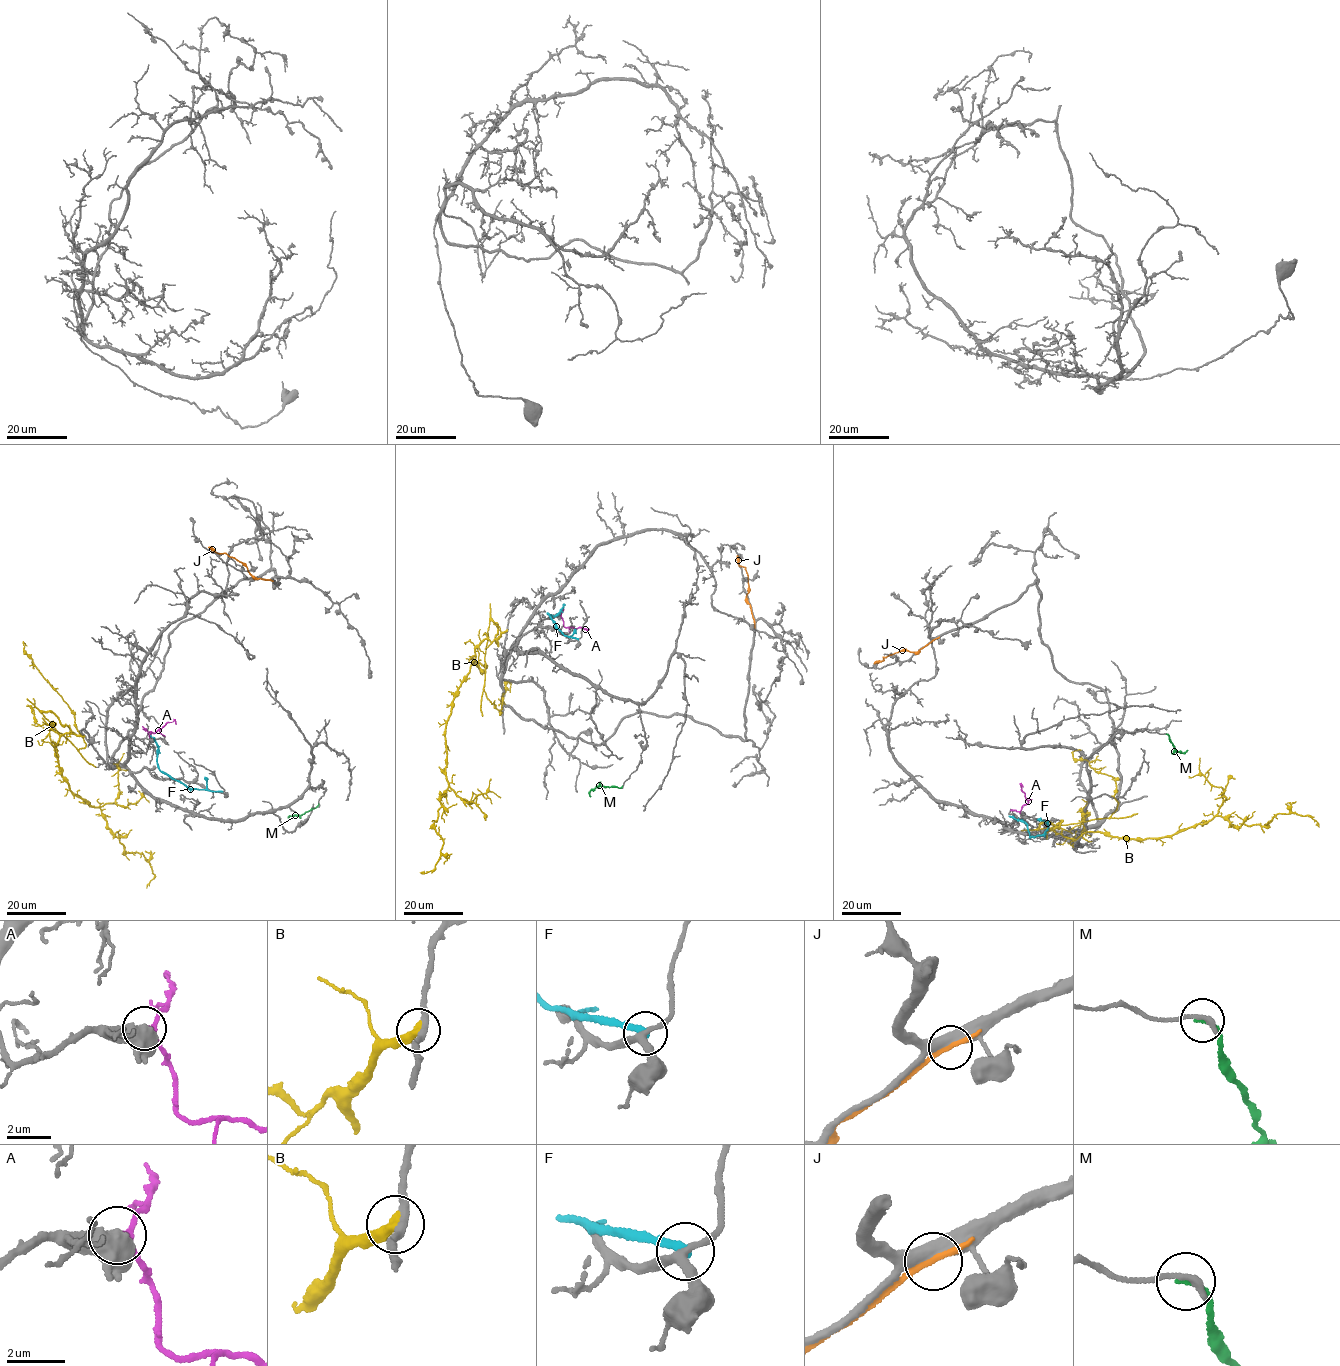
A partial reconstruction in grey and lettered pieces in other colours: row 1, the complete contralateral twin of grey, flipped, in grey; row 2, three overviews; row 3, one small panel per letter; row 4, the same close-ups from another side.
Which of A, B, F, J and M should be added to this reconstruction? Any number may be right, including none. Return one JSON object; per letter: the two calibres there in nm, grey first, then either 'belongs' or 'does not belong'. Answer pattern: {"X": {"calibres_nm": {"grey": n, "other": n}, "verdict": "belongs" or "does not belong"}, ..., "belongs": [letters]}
{"A": {"calibres_nm": {"grey": 650, "other": 200}, "verdict": "belongs"}, "B": {"calibres_nm": {"grey": 280, "other": 420}, "verdict": "does not belong"}, "F": {"calibres_nm": {"grey": 260, "other": 300}, "verdict": "does not belong"}, "J": {"calibres_nm": {"grey": 480, "other": 200}, "verdict": "does not belong"}, "M": {"calibres_nm": {"grey": 280, "other": 200}, "verdict": "does not belong"}, "belongs": ["A"]}

